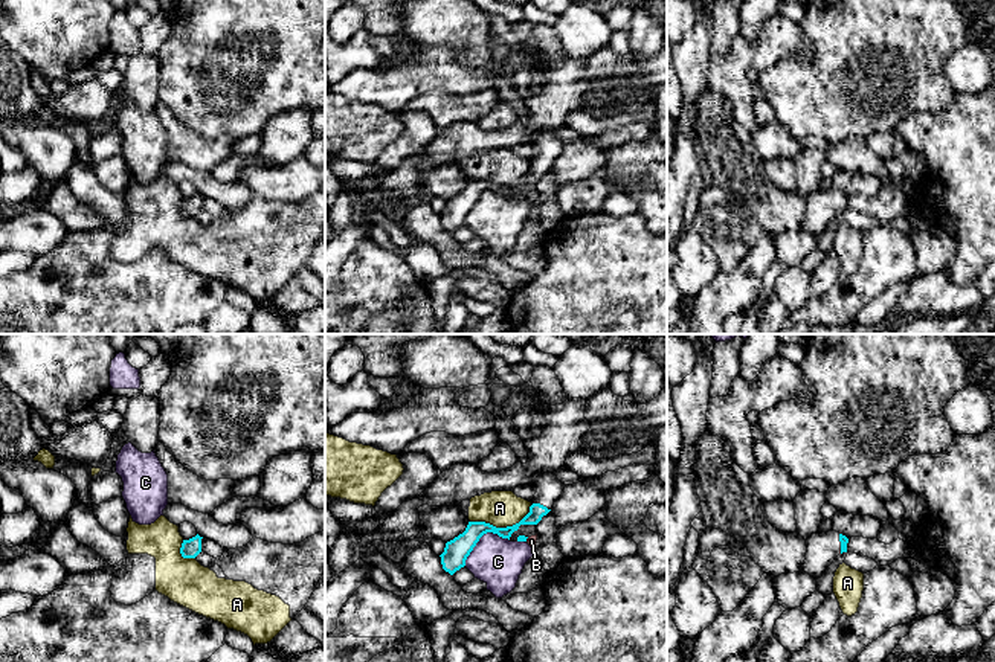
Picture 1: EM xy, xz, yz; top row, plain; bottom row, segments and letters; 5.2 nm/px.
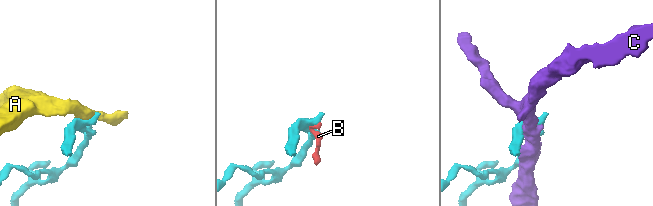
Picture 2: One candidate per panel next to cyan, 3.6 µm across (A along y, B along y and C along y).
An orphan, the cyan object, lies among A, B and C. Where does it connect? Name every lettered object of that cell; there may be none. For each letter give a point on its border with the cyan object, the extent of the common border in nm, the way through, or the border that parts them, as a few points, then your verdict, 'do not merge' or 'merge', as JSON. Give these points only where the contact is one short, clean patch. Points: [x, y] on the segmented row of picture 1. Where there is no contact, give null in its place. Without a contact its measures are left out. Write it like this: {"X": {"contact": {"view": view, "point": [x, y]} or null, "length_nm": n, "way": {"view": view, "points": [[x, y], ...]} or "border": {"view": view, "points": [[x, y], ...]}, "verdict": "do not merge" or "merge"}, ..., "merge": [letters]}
{"A": {"contact": {"view": "xz", "point": [502, 528]}, "length_nm": 340, "border": {"view": "xz", "points": [[531, 505], [511, 525], [493, 527], [484, 522], [470, 522]]}, "verdict": "do not merge"}, "B": {"contact": {"view": "xz", "point": [527, 537]}, "length_nm": 30, "border": {"view": "xz", "points": [[528, 537], [525, 540]]}, "verdict": "do not merge"}, "C": {"contact": {"view": "xz", "point": [481, 536]}, "length_nm": 280, "verdict": "do not merge"}, "merge": []}

